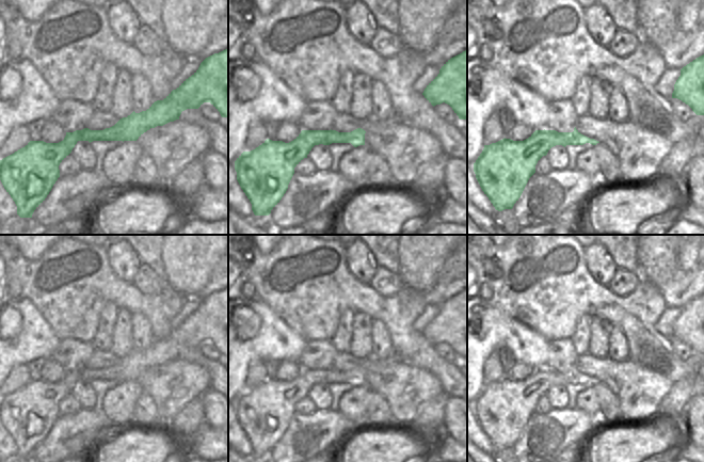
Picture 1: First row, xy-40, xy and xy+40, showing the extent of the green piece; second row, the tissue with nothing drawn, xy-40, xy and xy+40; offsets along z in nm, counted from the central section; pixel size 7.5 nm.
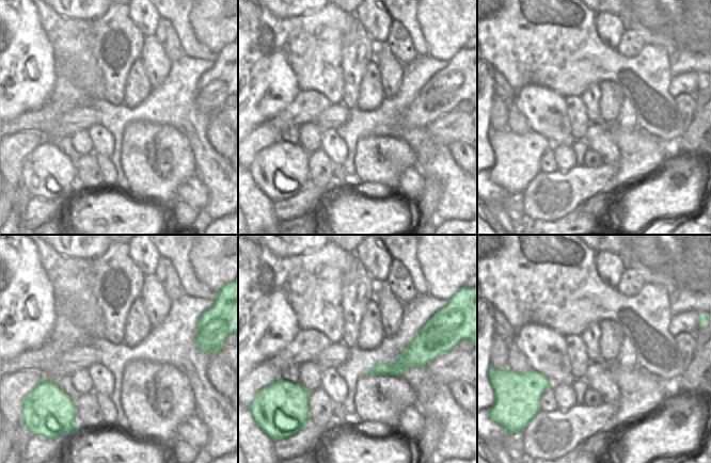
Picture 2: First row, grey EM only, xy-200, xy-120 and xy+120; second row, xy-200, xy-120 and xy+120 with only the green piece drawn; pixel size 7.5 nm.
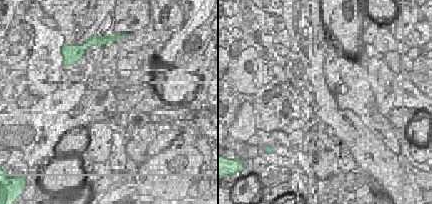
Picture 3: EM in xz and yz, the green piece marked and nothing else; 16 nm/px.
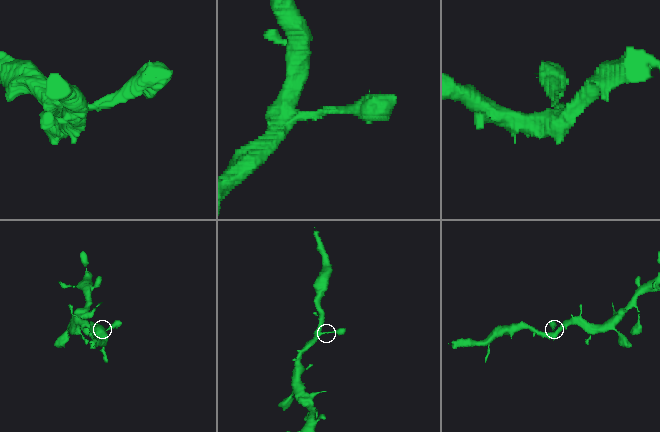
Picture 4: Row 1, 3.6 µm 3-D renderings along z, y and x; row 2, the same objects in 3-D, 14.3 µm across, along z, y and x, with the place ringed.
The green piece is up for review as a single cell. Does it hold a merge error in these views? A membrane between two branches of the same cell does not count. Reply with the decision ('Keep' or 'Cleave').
Keep.

